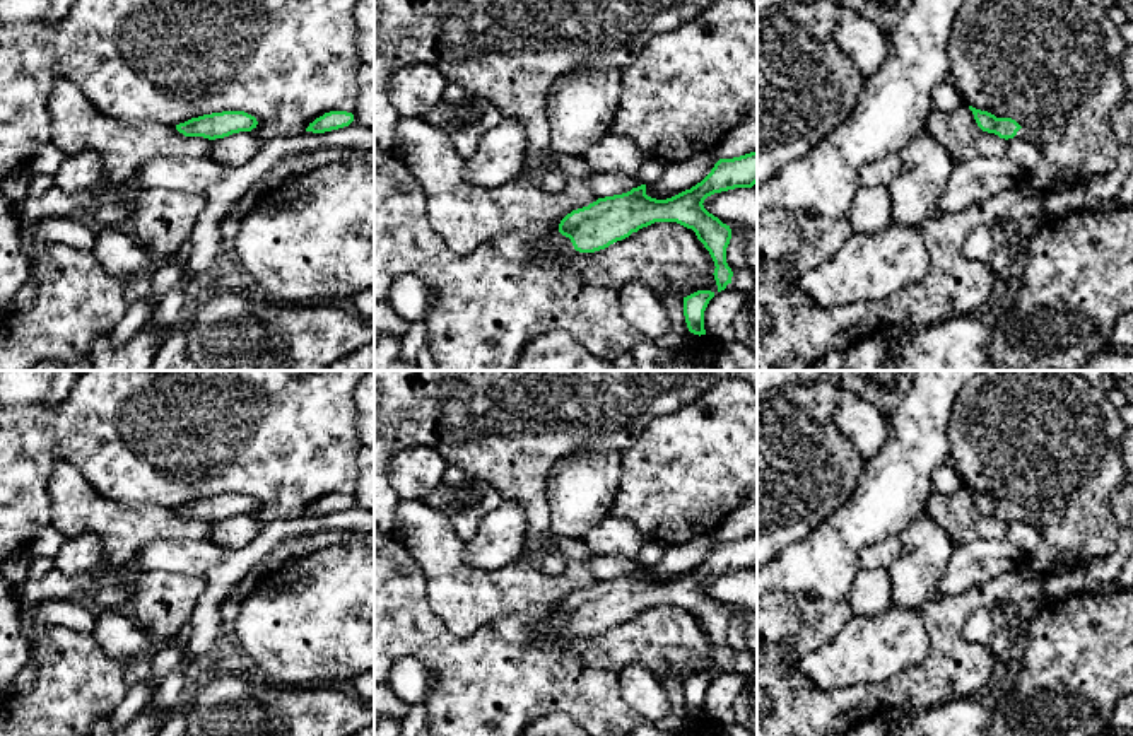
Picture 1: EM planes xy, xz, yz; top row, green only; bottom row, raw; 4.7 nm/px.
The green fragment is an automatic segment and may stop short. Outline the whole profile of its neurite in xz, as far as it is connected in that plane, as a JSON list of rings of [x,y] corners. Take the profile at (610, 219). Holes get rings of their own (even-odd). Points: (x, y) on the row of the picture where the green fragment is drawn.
[[[757,150],[719,159],[701,183],[666,200],[648,196],[646,184],[622,195],[598,198],[567,213],[559,224],[561,234],[538,244],[535,261],[547,261],[557,254],[571,258],[576,251],[595,253],[655,222],[677,222],[692,229],[709,251],[716,266],[713,275],[721,292],[733,277],[726,263],[731,229],[709,213],[702,203],[714,193],[752,188],[755,183]]]

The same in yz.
[[[969,106],[969,109],[972,111],[974,120],[983,131],[995,133],[1005,140],[1019,137],[1034,145],[1039,145],[1039,135],[1029,128],[1020,126],[1015,120],[996,118],[995,114],[976,109],[972,106]]]

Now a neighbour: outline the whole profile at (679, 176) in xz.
[[[704,152],[684,162],[666,164],[660,181],[646,184],[646,195],[656,200],[672,198],[701,183],[719,159],[713,152]]]

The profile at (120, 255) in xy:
[[[104,227],[96,234],[92,254],[108,275],[125,283],[125,301],[128,304],[150,297],[150,278],[159,263],[135,237],[114,227]]]

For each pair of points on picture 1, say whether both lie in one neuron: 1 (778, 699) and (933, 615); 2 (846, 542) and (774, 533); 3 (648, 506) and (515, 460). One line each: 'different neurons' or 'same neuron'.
1: same neuron
2: different neurons
3: different neurons

